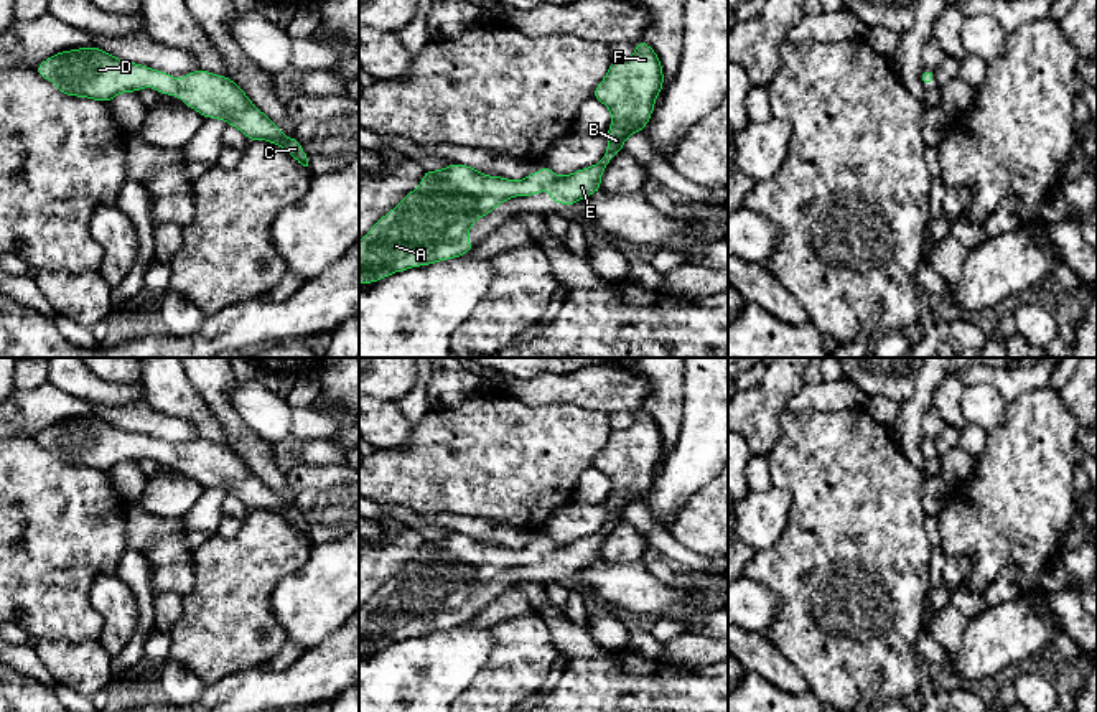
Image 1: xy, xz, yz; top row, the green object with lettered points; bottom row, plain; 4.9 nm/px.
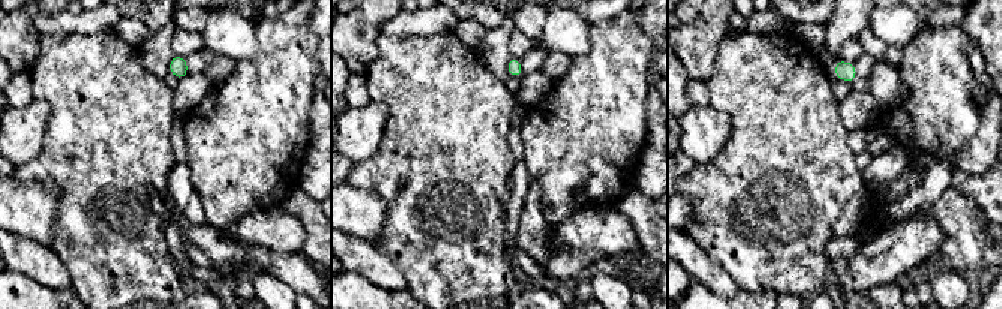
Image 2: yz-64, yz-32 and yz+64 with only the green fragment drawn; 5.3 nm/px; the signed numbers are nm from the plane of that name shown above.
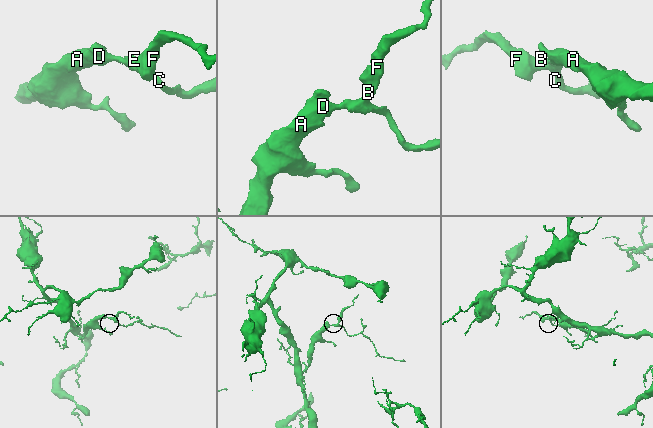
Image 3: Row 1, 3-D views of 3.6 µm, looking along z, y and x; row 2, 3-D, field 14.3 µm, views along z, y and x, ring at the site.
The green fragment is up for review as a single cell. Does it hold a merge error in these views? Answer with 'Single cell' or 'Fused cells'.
Single cell

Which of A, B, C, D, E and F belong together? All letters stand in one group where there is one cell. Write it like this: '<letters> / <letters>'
A B C D E F

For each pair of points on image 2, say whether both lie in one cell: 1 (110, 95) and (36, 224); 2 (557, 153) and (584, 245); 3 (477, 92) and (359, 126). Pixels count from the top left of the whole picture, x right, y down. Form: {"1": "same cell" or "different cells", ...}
{"1": "different cells", "2": "different cells", "3": "different cells"}

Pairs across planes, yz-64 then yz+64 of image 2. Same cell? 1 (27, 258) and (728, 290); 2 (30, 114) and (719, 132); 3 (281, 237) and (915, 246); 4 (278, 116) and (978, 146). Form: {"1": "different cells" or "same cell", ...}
{"1": "same cell", "2": "same cell", "3": "same cell", "4": "different cells"}

